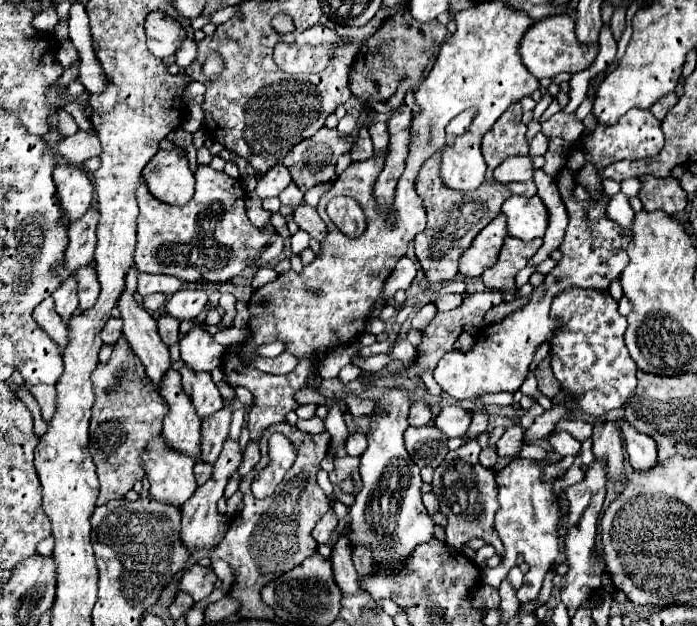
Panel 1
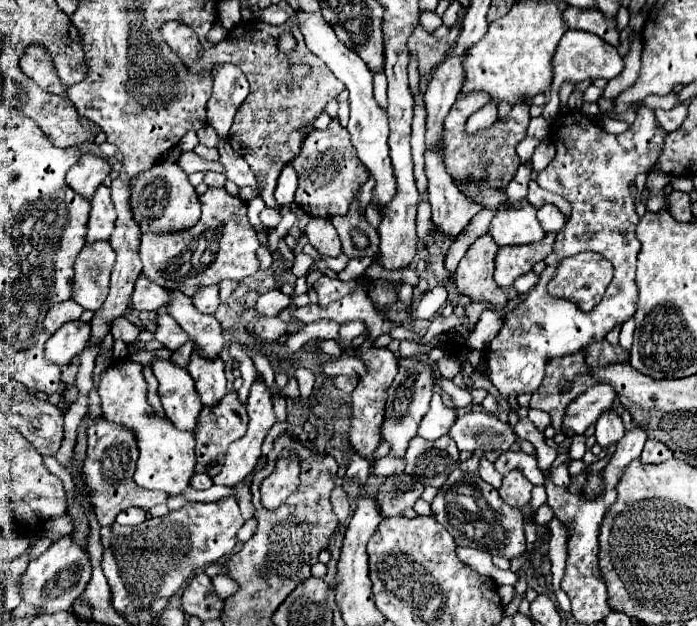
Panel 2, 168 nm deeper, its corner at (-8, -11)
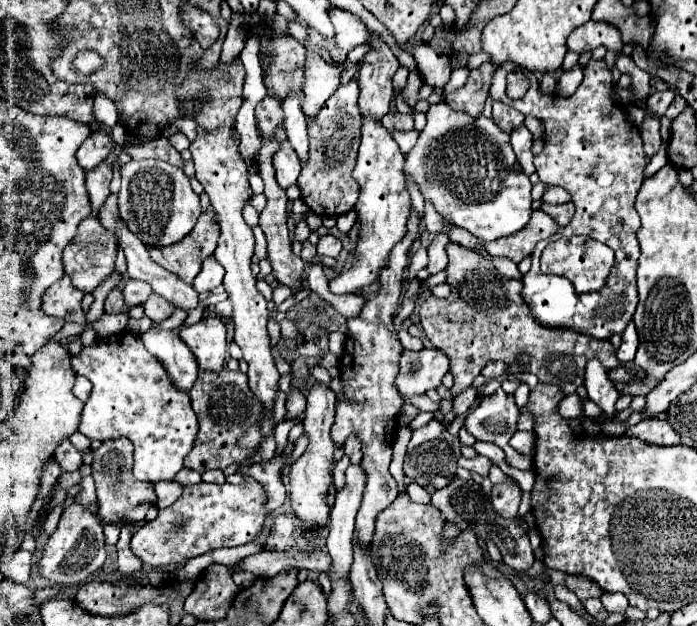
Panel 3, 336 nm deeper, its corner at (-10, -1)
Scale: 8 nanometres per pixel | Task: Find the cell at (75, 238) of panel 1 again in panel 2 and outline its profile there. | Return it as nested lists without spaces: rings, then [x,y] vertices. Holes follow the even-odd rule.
[[[105,183],[97,187],[97,195],[91,199],[91,215],[87,225],[87,243],[95,243],[101,239],[109,239],[115,227],[115,209],[111,203],[111,191]]]

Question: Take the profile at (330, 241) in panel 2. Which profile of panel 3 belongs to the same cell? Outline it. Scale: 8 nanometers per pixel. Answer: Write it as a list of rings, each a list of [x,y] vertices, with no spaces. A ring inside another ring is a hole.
[[[323,233],[317,243],[317,253],[321,257],[339,257],[341,253],[341,241],[333,233]]]

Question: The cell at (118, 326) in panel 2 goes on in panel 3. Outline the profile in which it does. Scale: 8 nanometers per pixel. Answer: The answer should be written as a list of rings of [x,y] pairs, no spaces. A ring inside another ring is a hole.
[[[113,289],[113,291],[107,295],[107,301],[105,301],[105,313],[107,313],[107,315],[125,313],[125,303],[123,303],[121,289]]]

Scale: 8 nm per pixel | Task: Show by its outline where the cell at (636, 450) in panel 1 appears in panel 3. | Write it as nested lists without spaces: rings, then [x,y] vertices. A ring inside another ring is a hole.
[[[661,419],[641,421],[635,427],[629,427],[625,437],[635,437],[651,445],[679,445],[679,435],[671,429],[671,425],[667,425],[667,421]]]

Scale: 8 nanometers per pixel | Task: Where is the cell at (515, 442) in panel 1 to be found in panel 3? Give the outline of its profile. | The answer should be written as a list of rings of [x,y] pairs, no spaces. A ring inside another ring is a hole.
[[[507,481],[503,485],[493,485],[491,497],[493,497],[493,507],[497,513],[501,513],[503,517],[515,517],[517,507],[521,503],[521,485],[517,481]]]

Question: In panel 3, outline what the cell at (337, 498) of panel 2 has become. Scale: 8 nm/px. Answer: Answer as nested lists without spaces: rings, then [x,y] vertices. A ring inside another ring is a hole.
[[[343,457],[343,459],[335,465],[335,469],[333,469],[333,481],[335,481],[335,485],[337,485],[339,491],[345,487],[345,469],[347,469],[349,465],[351,465],[349,459]]]

